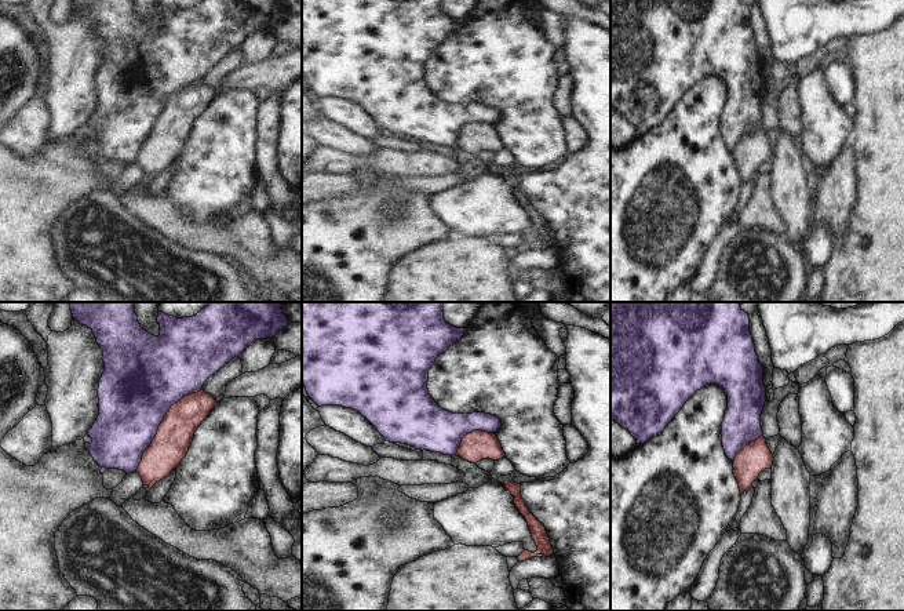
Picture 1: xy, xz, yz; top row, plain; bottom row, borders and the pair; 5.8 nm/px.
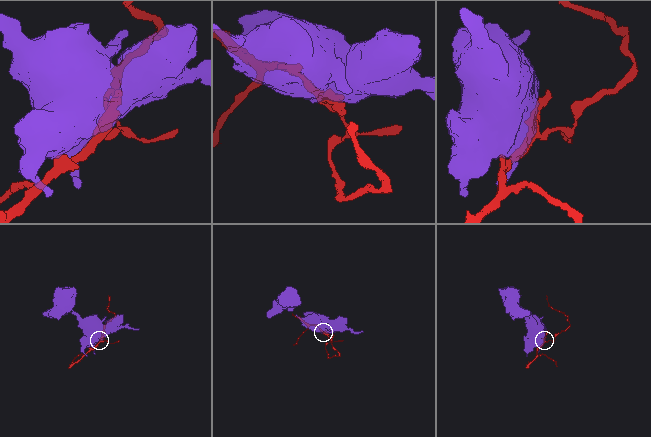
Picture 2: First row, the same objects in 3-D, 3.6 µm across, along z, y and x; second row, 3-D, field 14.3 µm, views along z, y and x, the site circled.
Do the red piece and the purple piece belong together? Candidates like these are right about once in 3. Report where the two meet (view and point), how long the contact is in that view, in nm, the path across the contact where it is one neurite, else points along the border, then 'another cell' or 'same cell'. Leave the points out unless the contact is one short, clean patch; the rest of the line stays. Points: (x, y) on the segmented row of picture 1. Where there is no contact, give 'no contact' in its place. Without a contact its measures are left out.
xy (160, 424) | 600 nm | another cell

